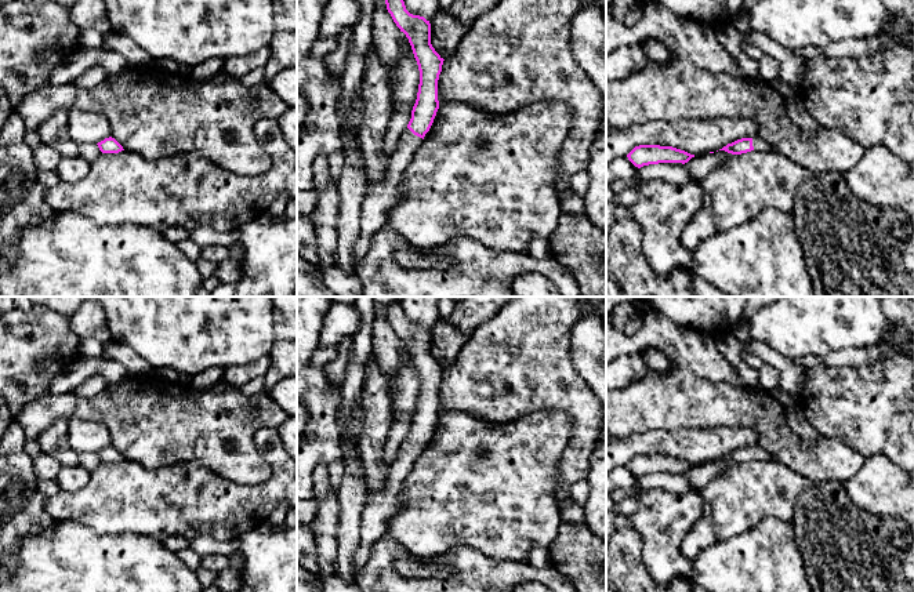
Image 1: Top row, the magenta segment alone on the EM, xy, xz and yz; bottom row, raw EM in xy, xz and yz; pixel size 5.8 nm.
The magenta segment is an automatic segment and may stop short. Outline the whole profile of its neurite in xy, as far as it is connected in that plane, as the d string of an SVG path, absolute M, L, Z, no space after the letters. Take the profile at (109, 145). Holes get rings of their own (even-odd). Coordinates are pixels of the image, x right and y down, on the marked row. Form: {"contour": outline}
{"contour": "M112 137L105 138L104 141L98 142L97 145L102 153L119 153L124 150L123 146Z"}

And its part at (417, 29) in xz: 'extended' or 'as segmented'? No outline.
extended

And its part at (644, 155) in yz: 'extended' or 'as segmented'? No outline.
as segmented

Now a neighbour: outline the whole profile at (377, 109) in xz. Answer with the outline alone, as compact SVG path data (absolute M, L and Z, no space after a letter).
M374 44L363 57L363 123L358 134L364 157L369 184L384 178L389 153L384 150L384 137L392 112L388 69Z

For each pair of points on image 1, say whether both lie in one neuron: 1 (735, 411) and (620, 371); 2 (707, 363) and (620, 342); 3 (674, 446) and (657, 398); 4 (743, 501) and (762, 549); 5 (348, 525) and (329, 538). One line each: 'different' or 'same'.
1: different
2: same
3: different
4: different
5: different

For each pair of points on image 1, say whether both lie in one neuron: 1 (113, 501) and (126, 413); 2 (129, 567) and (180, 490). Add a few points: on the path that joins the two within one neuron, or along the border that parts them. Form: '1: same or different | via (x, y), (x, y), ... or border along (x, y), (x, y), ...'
1: different | border along (124, 458), (148, 468), (156, 468)
2: different | border along (116, 533), (138, 533), (162, 543)

